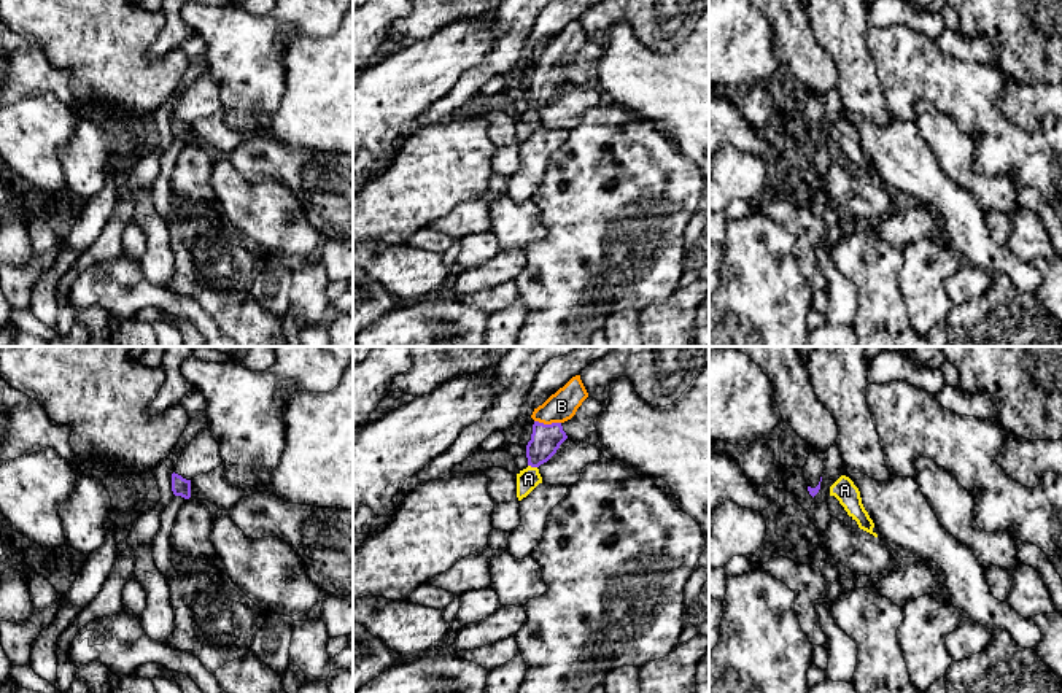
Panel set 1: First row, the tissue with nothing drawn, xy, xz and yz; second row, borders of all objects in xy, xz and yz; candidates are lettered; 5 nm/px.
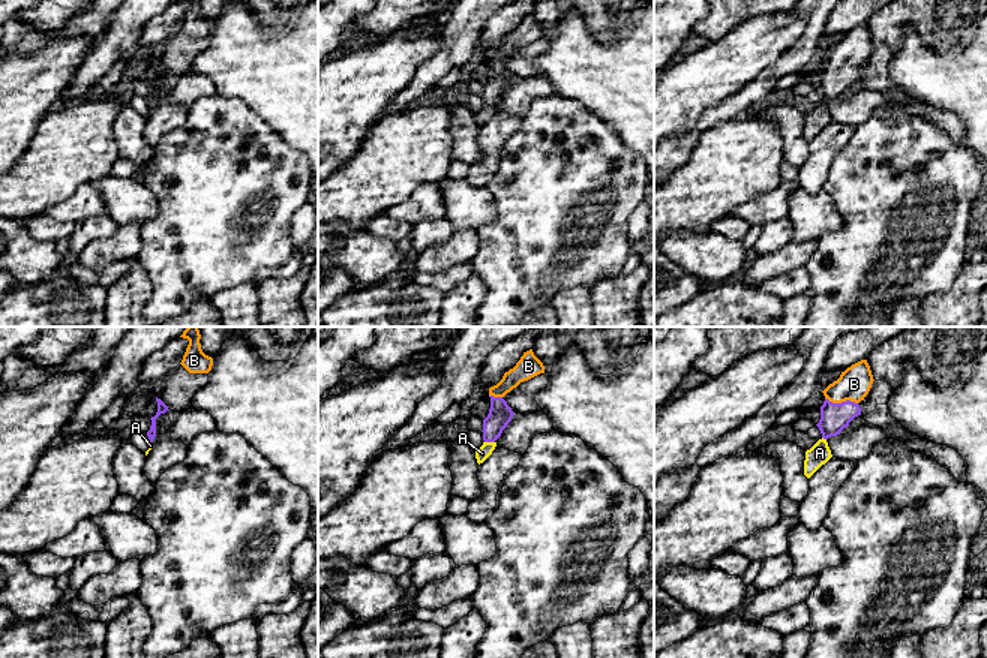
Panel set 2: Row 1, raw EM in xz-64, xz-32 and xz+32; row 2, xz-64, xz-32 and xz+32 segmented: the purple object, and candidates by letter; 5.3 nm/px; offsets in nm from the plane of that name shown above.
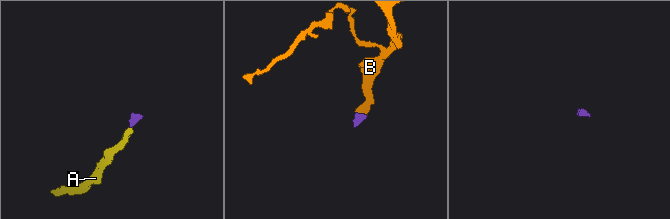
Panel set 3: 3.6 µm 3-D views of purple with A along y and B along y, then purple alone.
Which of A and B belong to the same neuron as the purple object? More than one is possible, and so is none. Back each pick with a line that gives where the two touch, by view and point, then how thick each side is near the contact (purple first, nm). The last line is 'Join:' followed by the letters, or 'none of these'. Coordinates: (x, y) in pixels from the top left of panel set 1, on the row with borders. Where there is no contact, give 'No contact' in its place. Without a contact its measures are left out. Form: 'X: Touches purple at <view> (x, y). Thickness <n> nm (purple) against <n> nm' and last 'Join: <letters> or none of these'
A: Touches purple at xz (533, 466). Thickness 160 nm (purple) against 110 nm
B: Touches purple at xz (547, 425). Thickness 160 nm (purple) against 150 nm
Join: A, B

